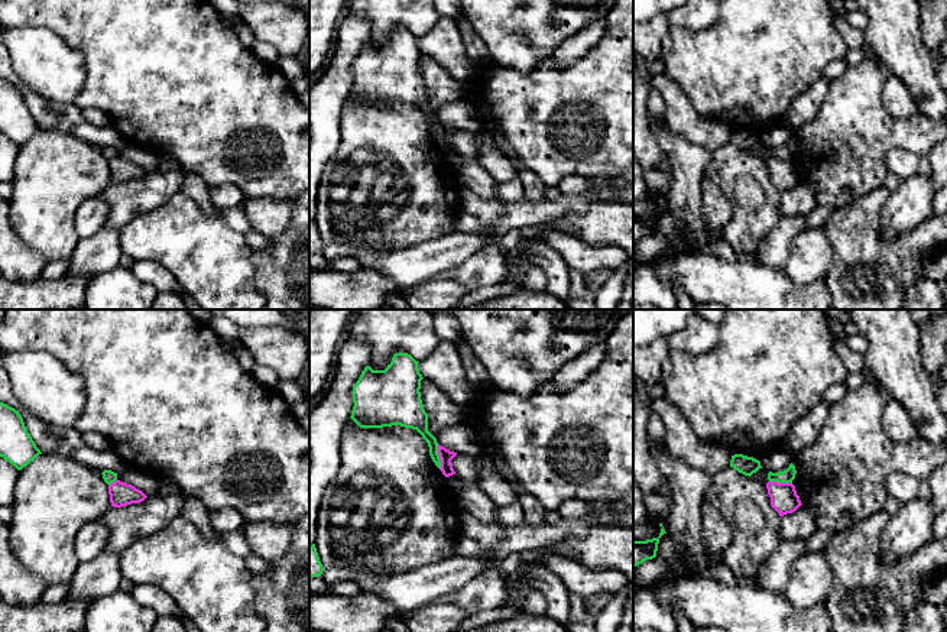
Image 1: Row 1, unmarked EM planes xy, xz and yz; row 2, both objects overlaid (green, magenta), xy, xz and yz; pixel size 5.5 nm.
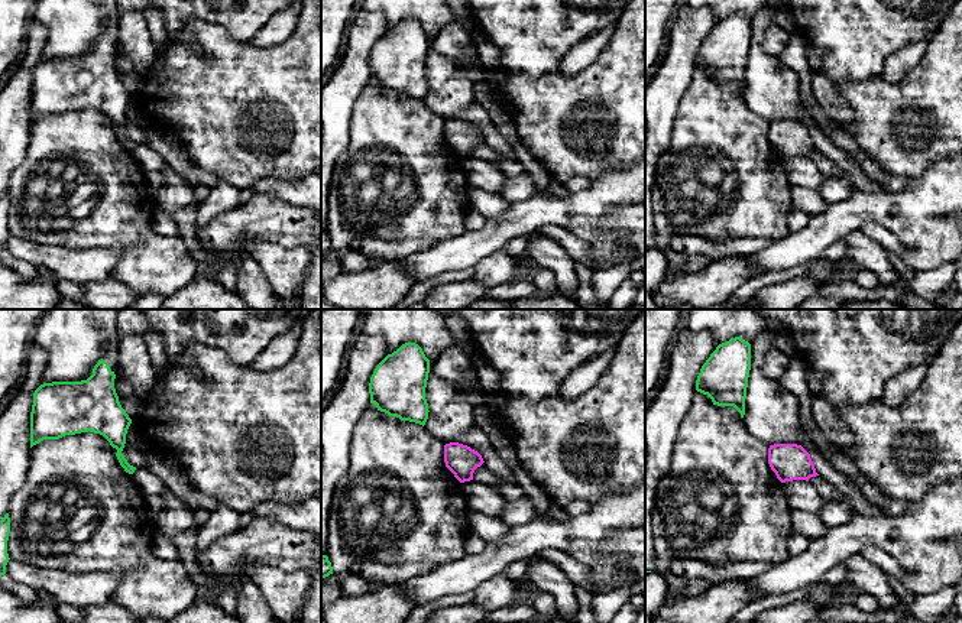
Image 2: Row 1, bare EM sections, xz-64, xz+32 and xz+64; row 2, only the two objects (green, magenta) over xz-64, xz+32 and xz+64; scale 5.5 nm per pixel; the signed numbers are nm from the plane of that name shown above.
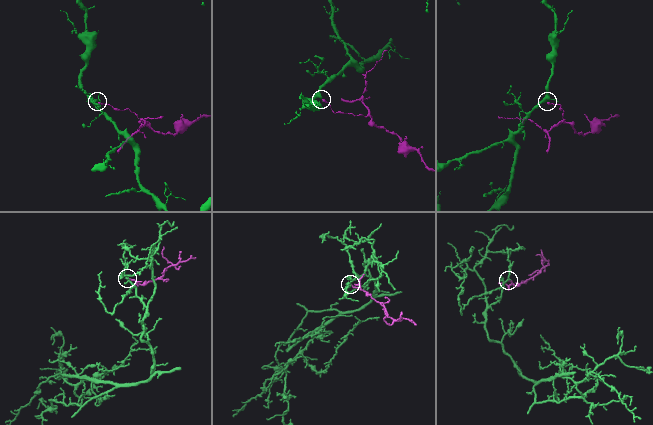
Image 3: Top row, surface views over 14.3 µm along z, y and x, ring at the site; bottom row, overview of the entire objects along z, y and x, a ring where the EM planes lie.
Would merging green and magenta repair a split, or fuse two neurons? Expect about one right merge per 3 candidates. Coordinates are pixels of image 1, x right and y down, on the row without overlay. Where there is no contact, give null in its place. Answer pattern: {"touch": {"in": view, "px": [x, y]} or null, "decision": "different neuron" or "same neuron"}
{"touch": {"in": "xz", "px": [438, 133]}, "decision": "different neuron"}

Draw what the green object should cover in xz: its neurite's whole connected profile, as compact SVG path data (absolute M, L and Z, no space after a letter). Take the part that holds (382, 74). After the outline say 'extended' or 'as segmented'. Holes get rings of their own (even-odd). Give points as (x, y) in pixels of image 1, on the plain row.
M396 29L385 46L366 42L353 62L351 95L360 104L400 101L416 106L428 119L429 132L441 145L437 114L428 107L428 90L421 75L418 39L408 29Z; as segmented

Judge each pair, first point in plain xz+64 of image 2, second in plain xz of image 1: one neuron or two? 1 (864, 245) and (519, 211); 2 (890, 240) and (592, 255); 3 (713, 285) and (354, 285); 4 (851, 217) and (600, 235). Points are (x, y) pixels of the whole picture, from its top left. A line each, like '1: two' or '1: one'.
1: two
2: one
3: one
4: two

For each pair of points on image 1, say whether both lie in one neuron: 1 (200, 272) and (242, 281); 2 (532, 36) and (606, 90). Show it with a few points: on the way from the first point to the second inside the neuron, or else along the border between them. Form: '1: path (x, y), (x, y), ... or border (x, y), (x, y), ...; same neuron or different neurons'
1: path (210, 272), (216, 272), (224, 281), (232, 281); same neuron
2: border (551, 54), (531, 70), (522, 73); different neurons

